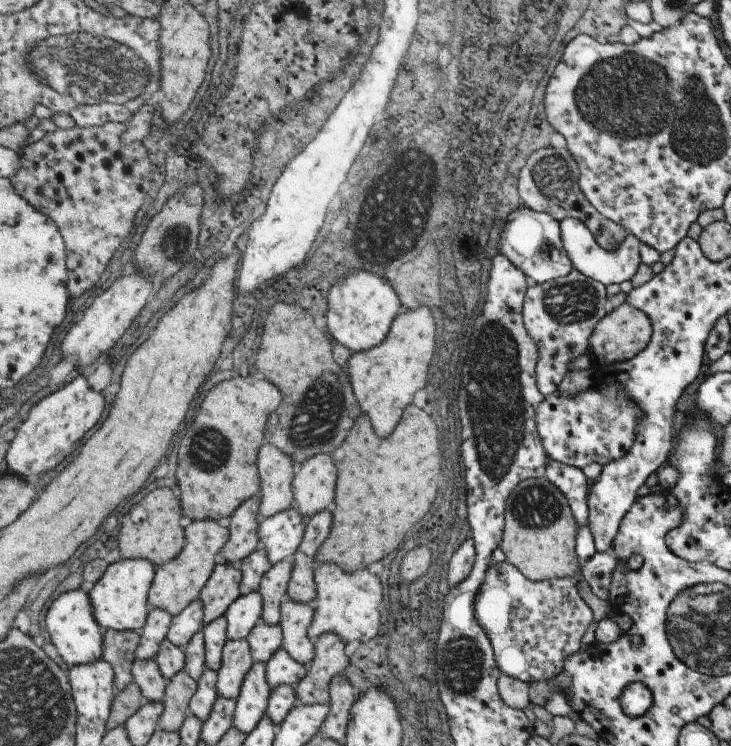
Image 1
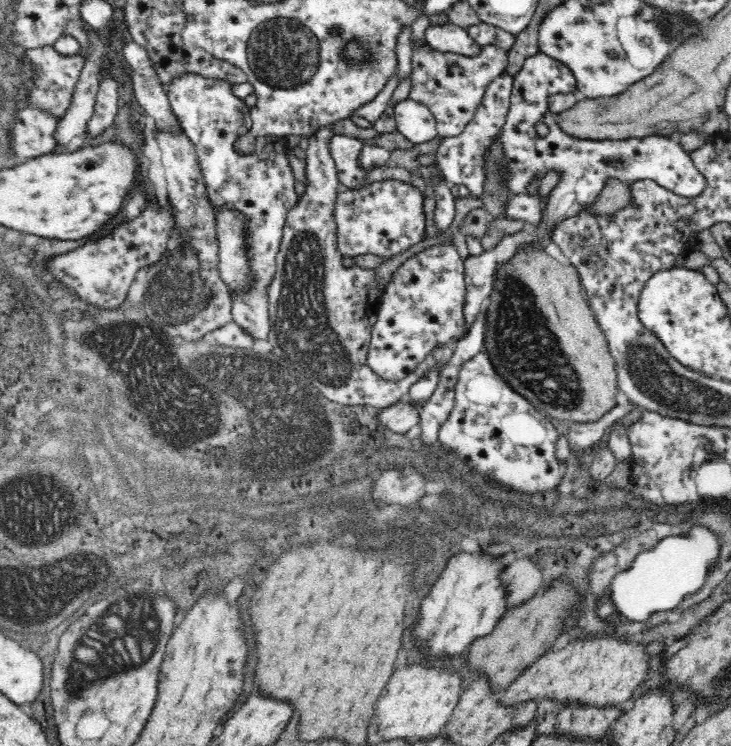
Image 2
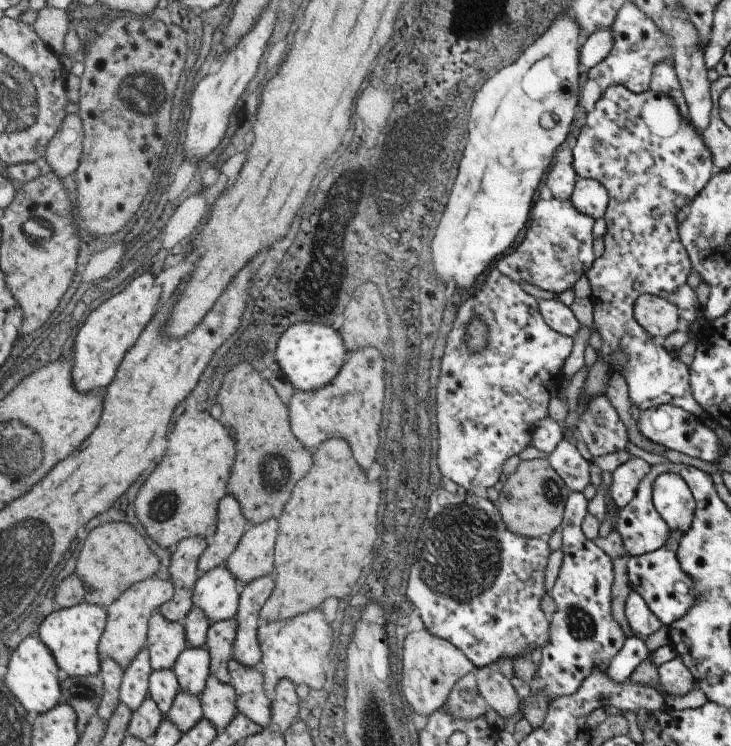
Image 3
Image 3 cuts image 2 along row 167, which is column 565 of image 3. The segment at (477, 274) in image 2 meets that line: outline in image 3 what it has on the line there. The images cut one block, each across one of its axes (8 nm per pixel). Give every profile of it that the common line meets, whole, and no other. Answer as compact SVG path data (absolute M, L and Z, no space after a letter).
M569 494L561 518L561 552L563 562L557 580L551 588L555 612L549 620L549 640L541 646L541 666L531 678L531 692L545 692L549 702L555 696L567 696L581 688L591 670L603 670L613 656L621 650L625 634L611 614L611 586L613 586L613 560L581 532L581 520L587 514L583 494Z

